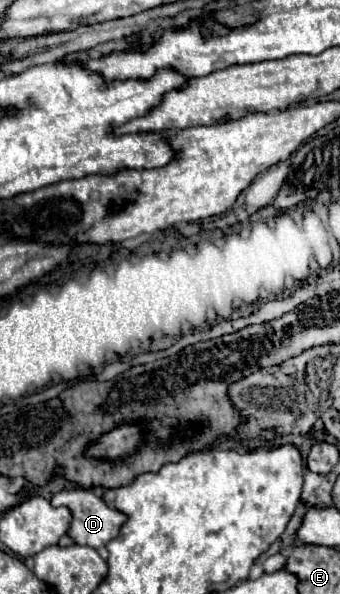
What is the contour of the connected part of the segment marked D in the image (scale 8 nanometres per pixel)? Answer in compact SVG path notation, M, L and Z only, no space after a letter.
M71 489L71 491L59 491L53 495L51 499L53 507L67 507L73 515L71 527L67 531L67 535L77 543L77 545L89 545L93 549L103 549L111 539L115 539L115 535L119 535L121 525L125 523L125 515L117 509L111 509L105 505L105 501L101 497L95 497L89 489Z

